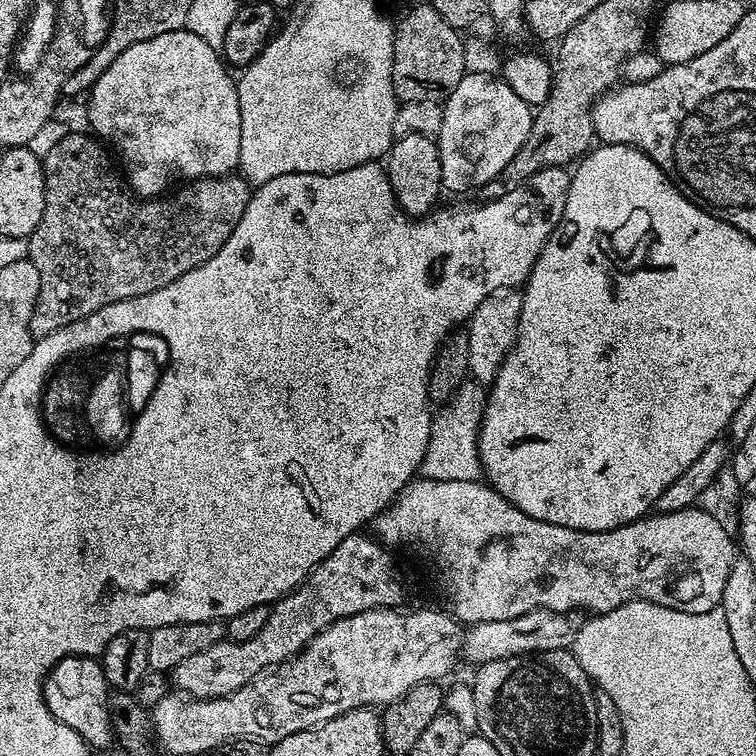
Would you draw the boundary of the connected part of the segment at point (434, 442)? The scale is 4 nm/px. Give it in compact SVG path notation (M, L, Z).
M468 378L457 386L456 392L443 406L435 409L432 416L430 442L424 448L424 457L420 463L419 475L423 479L442 482L470 482L481 479L478 438L480 423L484 417L485 399L485 389L475 380Z

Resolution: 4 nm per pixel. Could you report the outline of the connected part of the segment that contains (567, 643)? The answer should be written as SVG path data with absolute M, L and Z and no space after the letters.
M536 608L522 618L495 620L471 625L462 640L462 652L472 666L494 662L511 656L530 656L534 652L571 649L578 634L582 620L579 615L551 612L545 608Z

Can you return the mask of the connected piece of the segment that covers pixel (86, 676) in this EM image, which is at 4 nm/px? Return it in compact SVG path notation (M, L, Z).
M67 656L48 672L44 680L44 702L50 714L88 743L89 749L113 747L114 733L108 713L108 680L99 659L91 656Z

